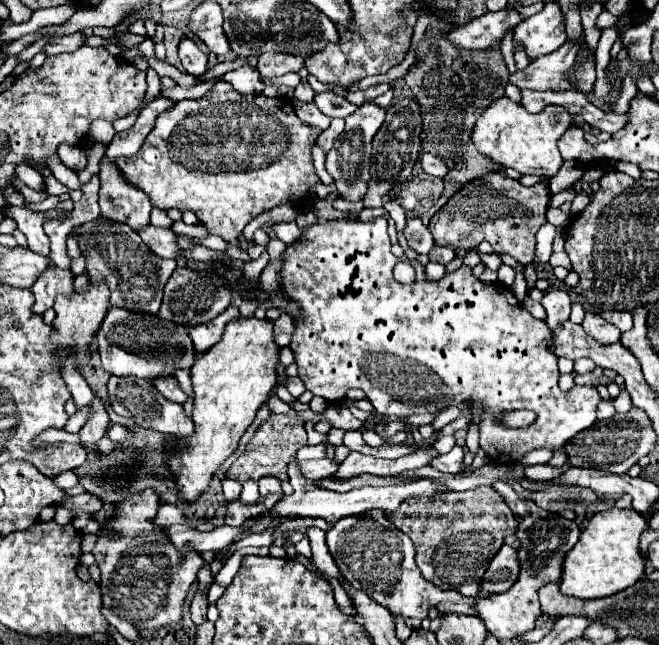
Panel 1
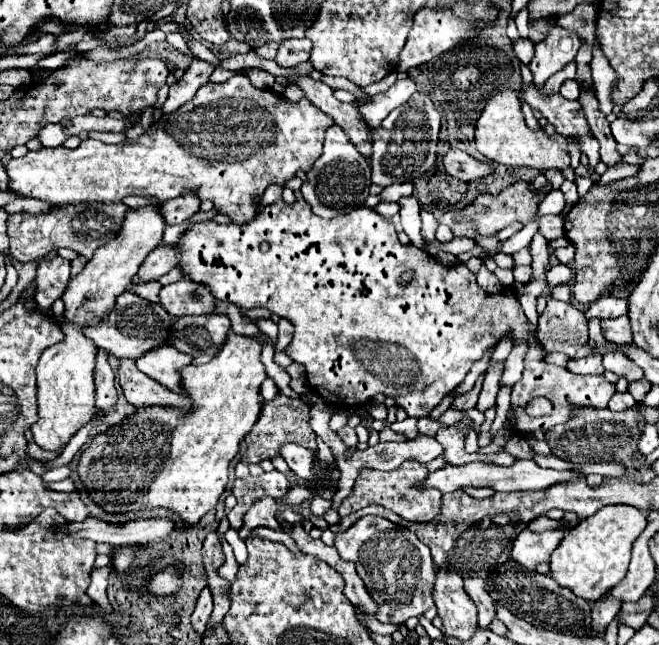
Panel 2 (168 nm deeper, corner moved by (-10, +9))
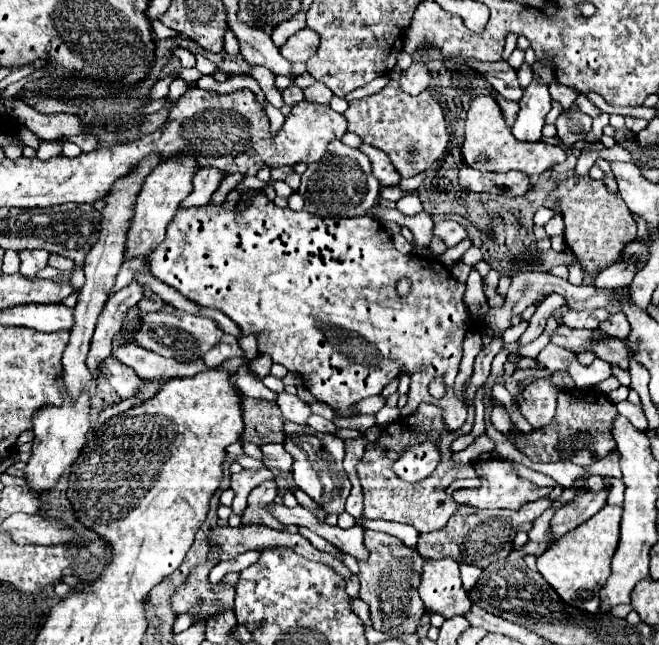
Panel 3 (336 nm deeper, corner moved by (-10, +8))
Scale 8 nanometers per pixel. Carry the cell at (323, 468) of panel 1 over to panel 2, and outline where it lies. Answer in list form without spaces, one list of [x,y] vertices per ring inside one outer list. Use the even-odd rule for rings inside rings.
[[[290,443],[290,445],[282,445],[280,447],[280,457],[288,463],[288,467],[300,477],[300,479],[308,479],[310,473],[312,473],[312,461],[314,461],[314,451],[310,449],[304,449],[296,443]]]

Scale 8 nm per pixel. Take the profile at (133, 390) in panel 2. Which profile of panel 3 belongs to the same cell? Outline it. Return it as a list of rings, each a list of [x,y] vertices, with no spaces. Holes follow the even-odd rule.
[[[114,356],[106,358],[100,370],[102,370],[102,374],[108,376],[112,388],[118,392],[120,398],[132,398],[138,392],[138,388],[144,384],[142,378],[136,378],[136,372],[132,368],[124,366]]]

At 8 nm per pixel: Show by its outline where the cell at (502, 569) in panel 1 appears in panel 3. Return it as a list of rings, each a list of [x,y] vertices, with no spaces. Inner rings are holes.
[[[606,488],[602,492],[588,492],[588,494],[578,494],[572,502],[556,510],[554,518],[550,520],[550,544],[560,538],[562,534],[574,530],[588,518],[592,518],[602,506],[606,504]]]

